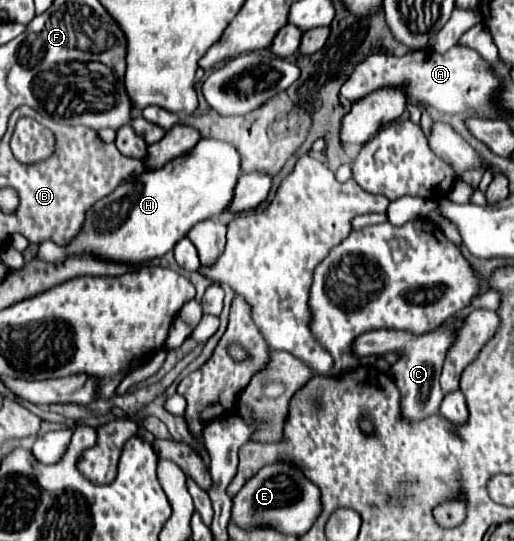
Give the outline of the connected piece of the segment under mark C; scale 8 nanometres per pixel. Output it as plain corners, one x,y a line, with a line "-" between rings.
462,322
452,324
448,330
436,328
424,336
414,336
410,332
398,332
398,330
372,330
372,332
364,332
360,334
352,344
352,356
356,360
362,360
366,356
372,354
386,354
390,350
398,350
400,358
396,362
396,369
390,369
389,375
393,378
398,390
400,391
400,412
404,416
404,420
424,420
432,414
438,412
438,406
444,398
444,394
440,392
440,370
442,370
442,360
446,356
446,350
452,342
454,330
460,326

